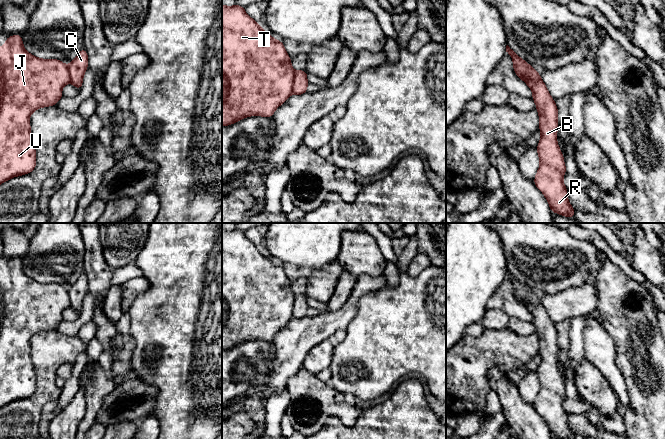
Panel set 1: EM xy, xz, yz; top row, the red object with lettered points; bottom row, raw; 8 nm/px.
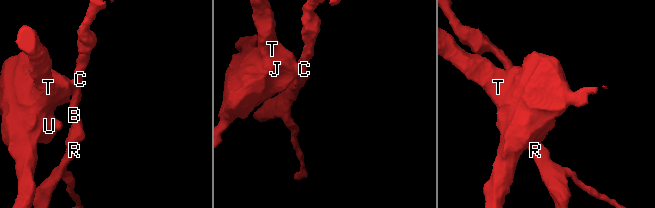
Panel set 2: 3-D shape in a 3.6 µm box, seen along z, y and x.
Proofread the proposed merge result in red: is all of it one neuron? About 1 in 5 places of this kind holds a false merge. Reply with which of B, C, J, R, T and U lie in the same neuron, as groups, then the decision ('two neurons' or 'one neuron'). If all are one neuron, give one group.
B C R / J T U | two neurons

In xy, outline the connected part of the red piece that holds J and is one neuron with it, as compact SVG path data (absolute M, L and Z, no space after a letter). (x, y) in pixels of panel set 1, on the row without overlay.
M12 259L0 271L0 408L31 397L36 390L36 375L30 356L30 339L39 332L55 330L63 321L62 312L70 307L68 290L56 283L40 283L28 277L21 259Z

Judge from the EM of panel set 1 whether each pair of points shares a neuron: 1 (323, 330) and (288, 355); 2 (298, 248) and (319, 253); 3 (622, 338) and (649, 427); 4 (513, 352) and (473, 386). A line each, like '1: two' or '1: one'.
1: one
2: one
3: one
4: one

